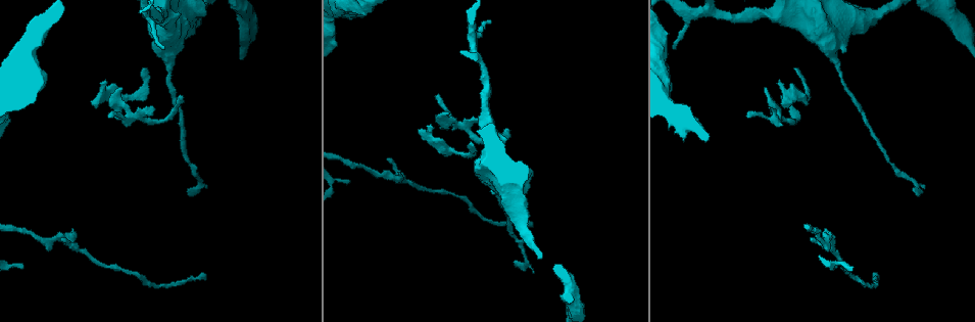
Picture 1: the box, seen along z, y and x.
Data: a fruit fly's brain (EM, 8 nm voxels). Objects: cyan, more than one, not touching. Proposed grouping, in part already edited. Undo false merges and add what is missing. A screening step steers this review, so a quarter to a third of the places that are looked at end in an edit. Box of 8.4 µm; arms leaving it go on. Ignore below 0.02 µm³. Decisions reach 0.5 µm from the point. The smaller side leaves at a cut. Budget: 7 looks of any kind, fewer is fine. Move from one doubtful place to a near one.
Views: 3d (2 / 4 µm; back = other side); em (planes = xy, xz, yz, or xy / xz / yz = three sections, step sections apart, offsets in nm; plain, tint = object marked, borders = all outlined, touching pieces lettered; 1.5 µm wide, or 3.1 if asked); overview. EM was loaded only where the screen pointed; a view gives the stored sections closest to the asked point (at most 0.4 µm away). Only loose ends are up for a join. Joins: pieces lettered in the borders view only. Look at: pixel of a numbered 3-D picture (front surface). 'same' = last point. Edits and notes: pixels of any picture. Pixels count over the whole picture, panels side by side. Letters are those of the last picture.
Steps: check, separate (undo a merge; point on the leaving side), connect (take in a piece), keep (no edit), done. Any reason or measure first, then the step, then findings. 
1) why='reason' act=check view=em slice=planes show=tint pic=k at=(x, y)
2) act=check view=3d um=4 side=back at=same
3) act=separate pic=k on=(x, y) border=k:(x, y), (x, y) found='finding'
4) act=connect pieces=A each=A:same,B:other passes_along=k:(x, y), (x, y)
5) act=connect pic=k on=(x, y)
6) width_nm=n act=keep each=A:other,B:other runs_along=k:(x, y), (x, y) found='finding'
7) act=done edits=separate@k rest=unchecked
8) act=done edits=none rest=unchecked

why='thin end' act=check view=3d um=2 pic=1 at=(515, 262)

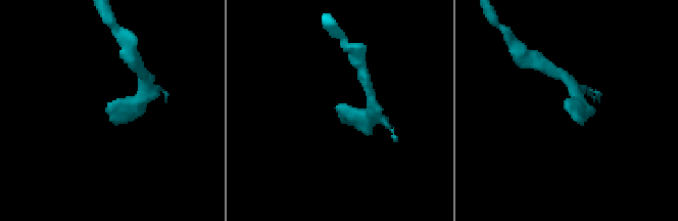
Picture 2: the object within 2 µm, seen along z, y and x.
act=check view=em slice=xy step=4 show=borders pic=2 at=(571, 117)

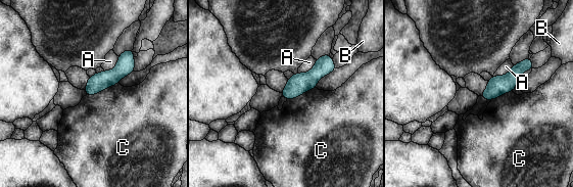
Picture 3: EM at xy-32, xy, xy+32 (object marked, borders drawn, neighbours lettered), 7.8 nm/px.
why='cut it another way' act=check view=em slice=planes show=borders at=same

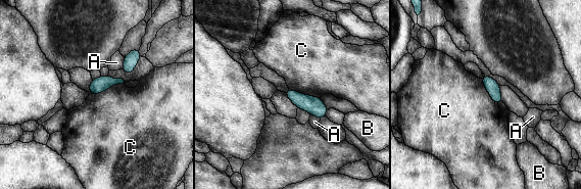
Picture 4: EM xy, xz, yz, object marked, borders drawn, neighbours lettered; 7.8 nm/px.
width_nm=110 act=keep each=A:other,B:other,C:other border=4:(125, 82), (89, 94) found='none of them fits'

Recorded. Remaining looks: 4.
why='an open end' act=check view=3d um=2 pic=1 at=(106, 81)

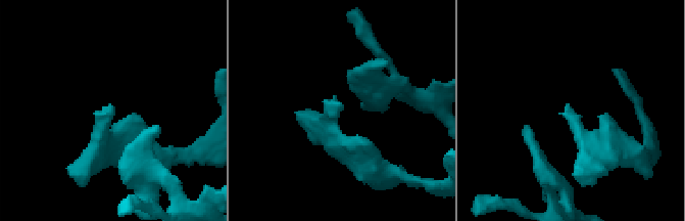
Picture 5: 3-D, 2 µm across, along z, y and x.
act=check view=em slice=yz step=8 show=borders pic=5 at=(568, 105)

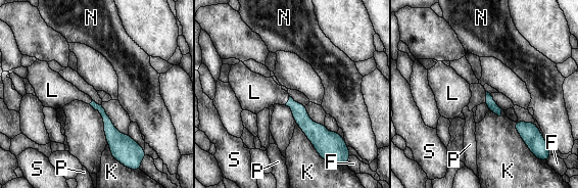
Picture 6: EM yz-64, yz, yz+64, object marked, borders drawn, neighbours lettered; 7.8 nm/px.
act=connect pieces=L each=F:other,K:other,L:same,N:other,P:other,S:other passes_along=6:(301, 118), (288, 100), (257, 92) found='it goes on there'

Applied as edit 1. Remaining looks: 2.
act=done edits=connect@6 rest=unchecked

